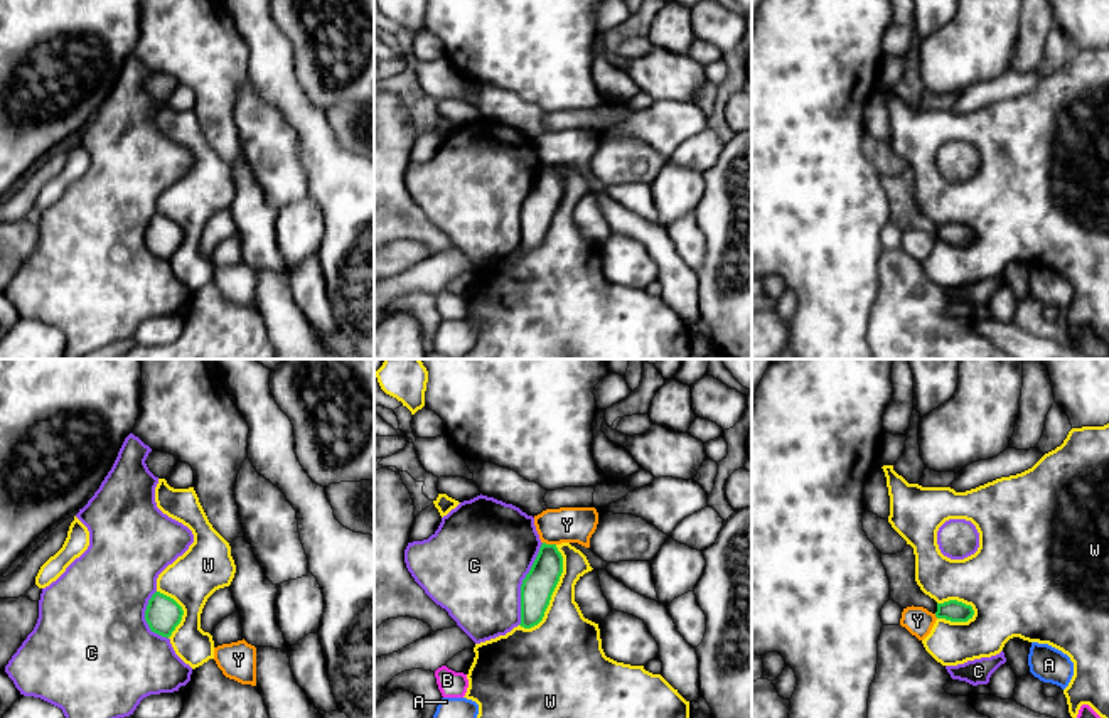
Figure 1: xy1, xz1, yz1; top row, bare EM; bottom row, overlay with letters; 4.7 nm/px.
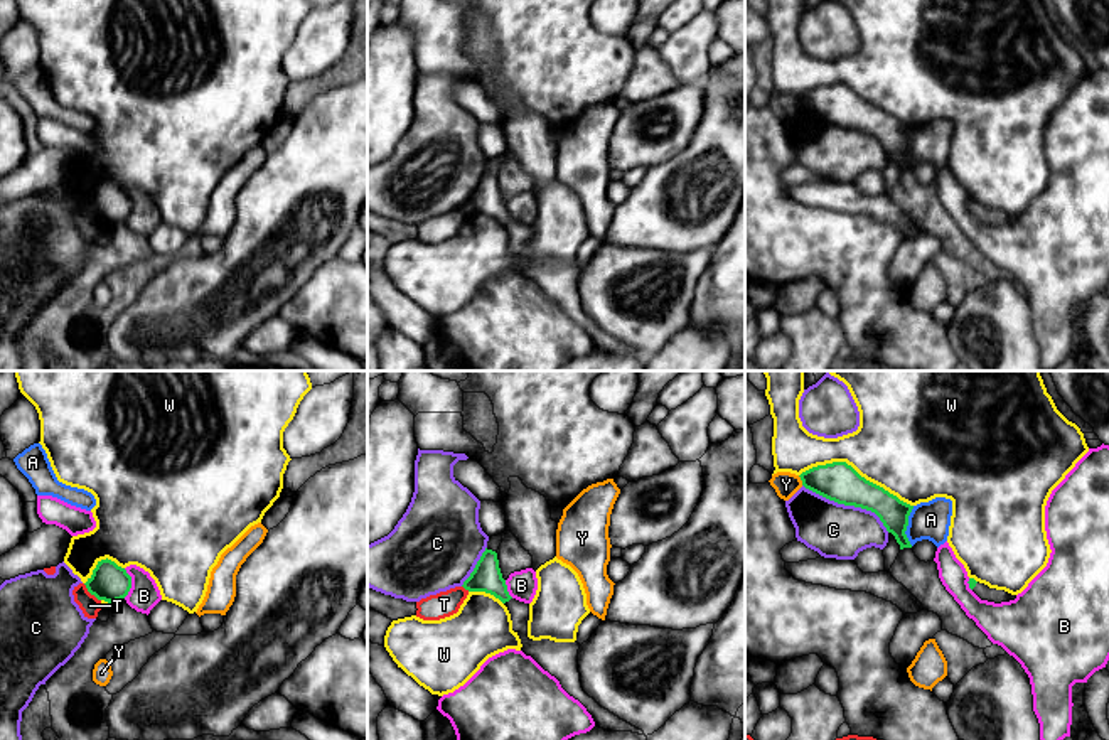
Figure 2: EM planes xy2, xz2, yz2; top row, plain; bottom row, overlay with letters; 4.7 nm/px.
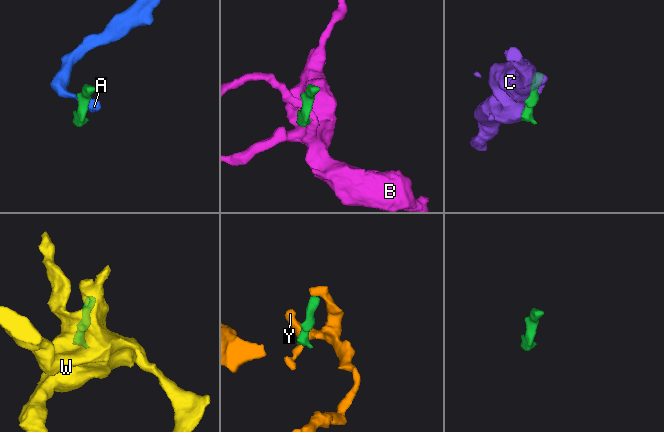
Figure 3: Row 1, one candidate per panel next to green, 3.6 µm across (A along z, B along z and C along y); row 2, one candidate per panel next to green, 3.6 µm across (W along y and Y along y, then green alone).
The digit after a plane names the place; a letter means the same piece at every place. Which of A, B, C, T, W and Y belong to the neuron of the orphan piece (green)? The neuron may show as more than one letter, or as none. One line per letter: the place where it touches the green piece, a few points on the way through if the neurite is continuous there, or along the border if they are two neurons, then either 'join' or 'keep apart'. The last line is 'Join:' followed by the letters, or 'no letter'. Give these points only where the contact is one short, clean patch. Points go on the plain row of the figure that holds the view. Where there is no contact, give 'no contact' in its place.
A: meets green in yz2 at (907, 147); border along yz2 (914, 128), (905, 154), (910, 167); keep apart
B: meets green in xy2 at (130, 206); border along xy2 (123, 191), (130, 199), (130, 213), (125, 219); keep apart
C: meets green in yz2 at (848, 127); keep apart
T: meets green in xy2 at (91, 216); border along xy2 (83, 206), (100, 223); keep apart
W: meets green in yz2 at (855, 93); keep apart
Y: meets green in xz1 at (550, 167); border along xz1 (543, 164), (555, 167); keep apart
Join: no letter

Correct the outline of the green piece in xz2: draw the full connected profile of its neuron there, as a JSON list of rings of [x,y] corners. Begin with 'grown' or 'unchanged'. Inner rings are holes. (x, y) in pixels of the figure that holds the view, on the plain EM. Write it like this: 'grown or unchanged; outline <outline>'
grown; outline [[[485,170],[474,194],[462,209],[469,214],[490,216],[507,229],[512,243],[512,253],[519,258],[522,266],[521,273],[554,298],[561,310],[587,330],[595,349],[612,354],[632,354],[644,357],[642,352],[602,330],[583,314],[578,295],[580,266],[576,263],[554,265],[549,261],[533,263],[528,260],[529,226],[519,224],[509,217],[496,174]]]

